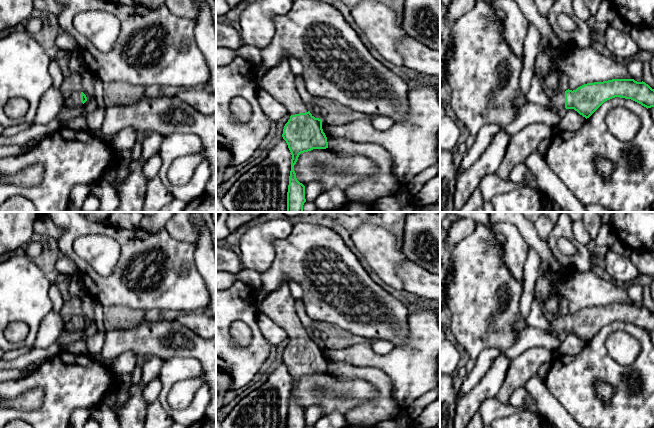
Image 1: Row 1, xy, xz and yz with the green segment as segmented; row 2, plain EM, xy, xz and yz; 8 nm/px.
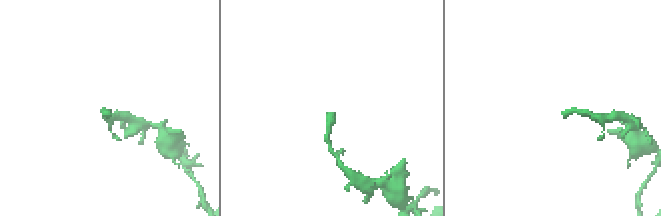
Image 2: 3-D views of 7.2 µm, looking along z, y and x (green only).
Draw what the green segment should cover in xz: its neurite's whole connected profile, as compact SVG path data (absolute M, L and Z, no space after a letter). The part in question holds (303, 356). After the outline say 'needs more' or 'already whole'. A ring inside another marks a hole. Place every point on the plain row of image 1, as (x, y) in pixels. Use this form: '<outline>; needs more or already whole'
M283 282L276 290L270 293L263 300L260 306L260 312L266 315L279 327L283 328L288 337L291 339L290 343L284 350L282 358L282 361L286 365L292 379L287 428L304 428L306 426L305 410L297 404L294 389L301 377L308 376L313 373L328 372L327 361L322 353L322 344L315 342L310 337L310 330L303 326L296 311L296 300L291 295L288 283Z; needs more

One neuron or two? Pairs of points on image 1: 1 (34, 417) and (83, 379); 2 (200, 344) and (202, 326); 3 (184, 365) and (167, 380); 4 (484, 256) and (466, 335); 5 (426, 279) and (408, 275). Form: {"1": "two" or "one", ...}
{"1": "one", "2": "two", "3": "one", "4": "one", "5": "one"}

